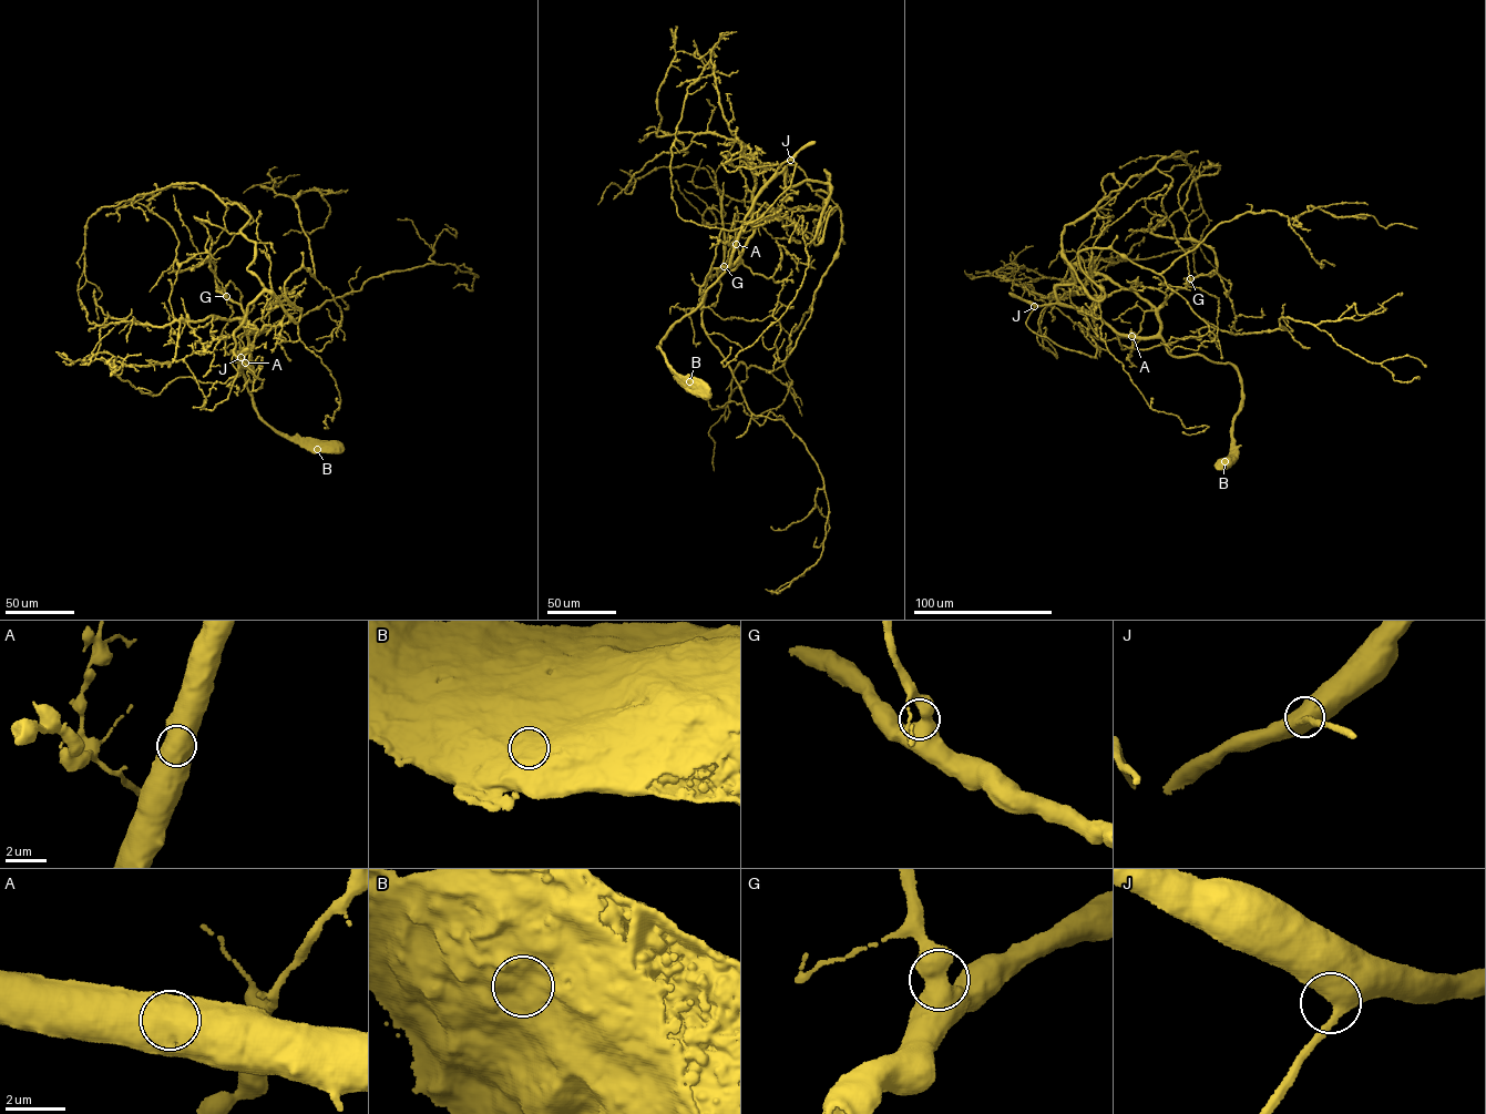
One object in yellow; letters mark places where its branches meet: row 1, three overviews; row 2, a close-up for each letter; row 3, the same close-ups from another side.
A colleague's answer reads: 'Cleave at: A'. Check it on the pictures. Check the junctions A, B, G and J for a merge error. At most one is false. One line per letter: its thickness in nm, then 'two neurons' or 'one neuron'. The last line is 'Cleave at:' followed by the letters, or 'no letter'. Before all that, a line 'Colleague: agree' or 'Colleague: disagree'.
Colleague: disagree
A: calibre 1050 nm; one neuron
B: calibre 750 nm; one neuron
G: calibre 650 nm; one neuron
J: calibre 700 nm; one neuron
Cleave at: no letter

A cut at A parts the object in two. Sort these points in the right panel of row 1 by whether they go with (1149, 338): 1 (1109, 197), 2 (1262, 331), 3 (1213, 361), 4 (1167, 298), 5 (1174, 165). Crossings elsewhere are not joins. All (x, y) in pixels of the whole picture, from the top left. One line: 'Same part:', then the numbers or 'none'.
Same part: 3, 4

